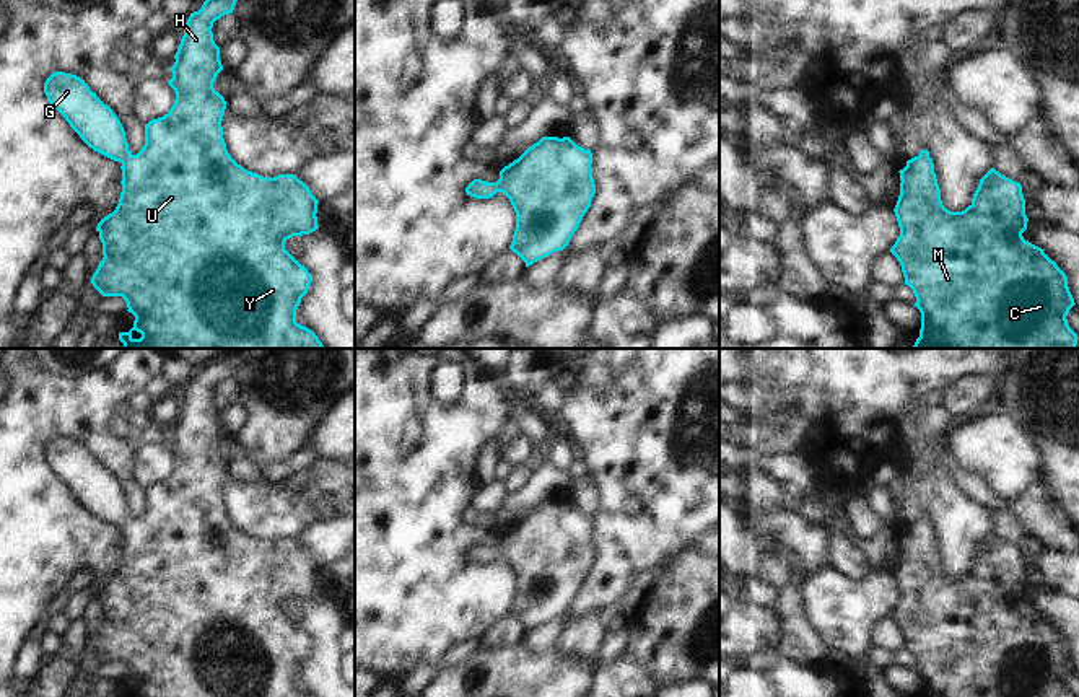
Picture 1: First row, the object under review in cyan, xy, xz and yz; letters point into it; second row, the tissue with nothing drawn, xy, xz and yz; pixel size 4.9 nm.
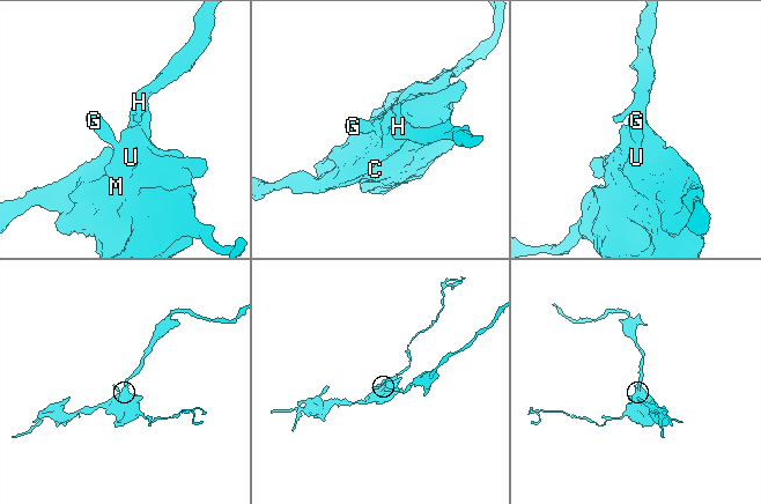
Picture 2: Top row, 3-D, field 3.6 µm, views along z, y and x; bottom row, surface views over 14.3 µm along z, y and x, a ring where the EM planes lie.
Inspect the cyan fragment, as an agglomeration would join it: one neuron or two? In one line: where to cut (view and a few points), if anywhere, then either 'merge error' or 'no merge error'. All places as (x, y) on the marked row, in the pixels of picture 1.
no cut; no merge error

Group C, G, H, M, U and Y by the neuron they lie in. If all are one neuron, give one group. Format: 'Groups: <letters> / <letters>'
Groups: C G H M U Y

